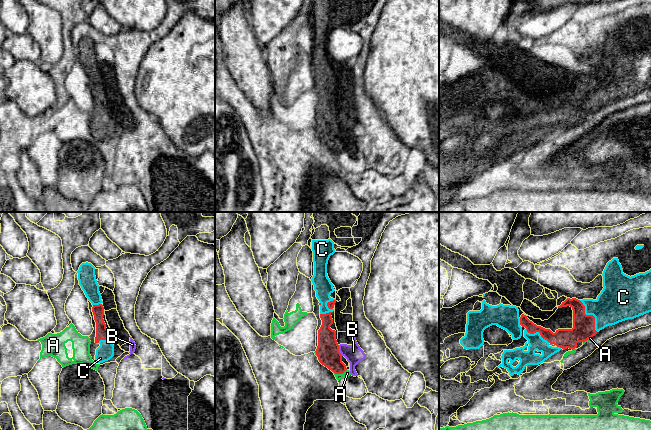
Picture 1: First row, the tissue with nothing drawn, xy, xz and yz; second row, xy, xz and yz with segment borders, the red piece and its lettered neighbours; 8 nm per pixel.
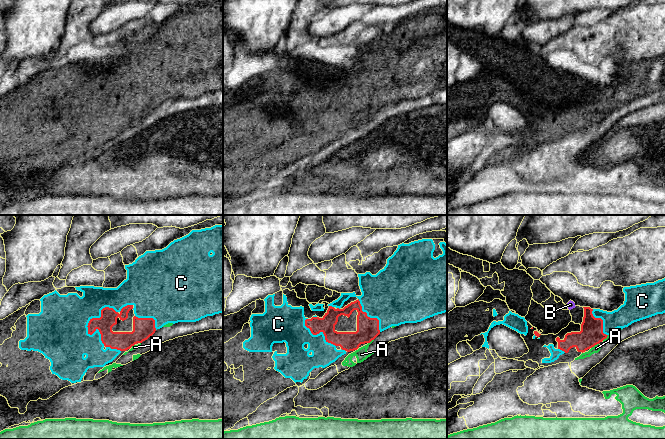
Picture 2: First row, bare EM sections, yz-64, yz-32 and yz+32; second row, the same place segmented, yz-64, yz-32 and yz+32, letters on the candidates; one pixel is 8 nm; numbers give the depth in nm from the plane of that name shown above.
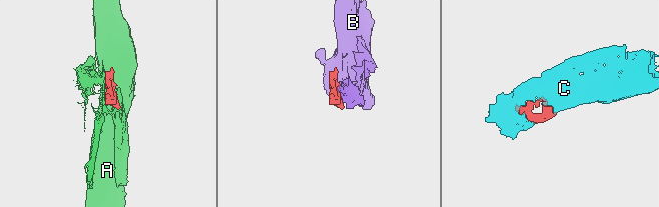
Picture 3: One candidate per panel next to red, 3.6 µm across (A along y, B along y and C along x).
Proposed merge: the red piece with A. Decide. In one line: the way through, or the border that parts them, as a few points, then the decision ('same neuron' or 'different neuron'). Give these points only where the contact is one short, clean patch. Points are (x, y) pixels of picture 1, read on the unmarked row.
border xz (346, 145), (342, 149), (334, 149); different neuron

